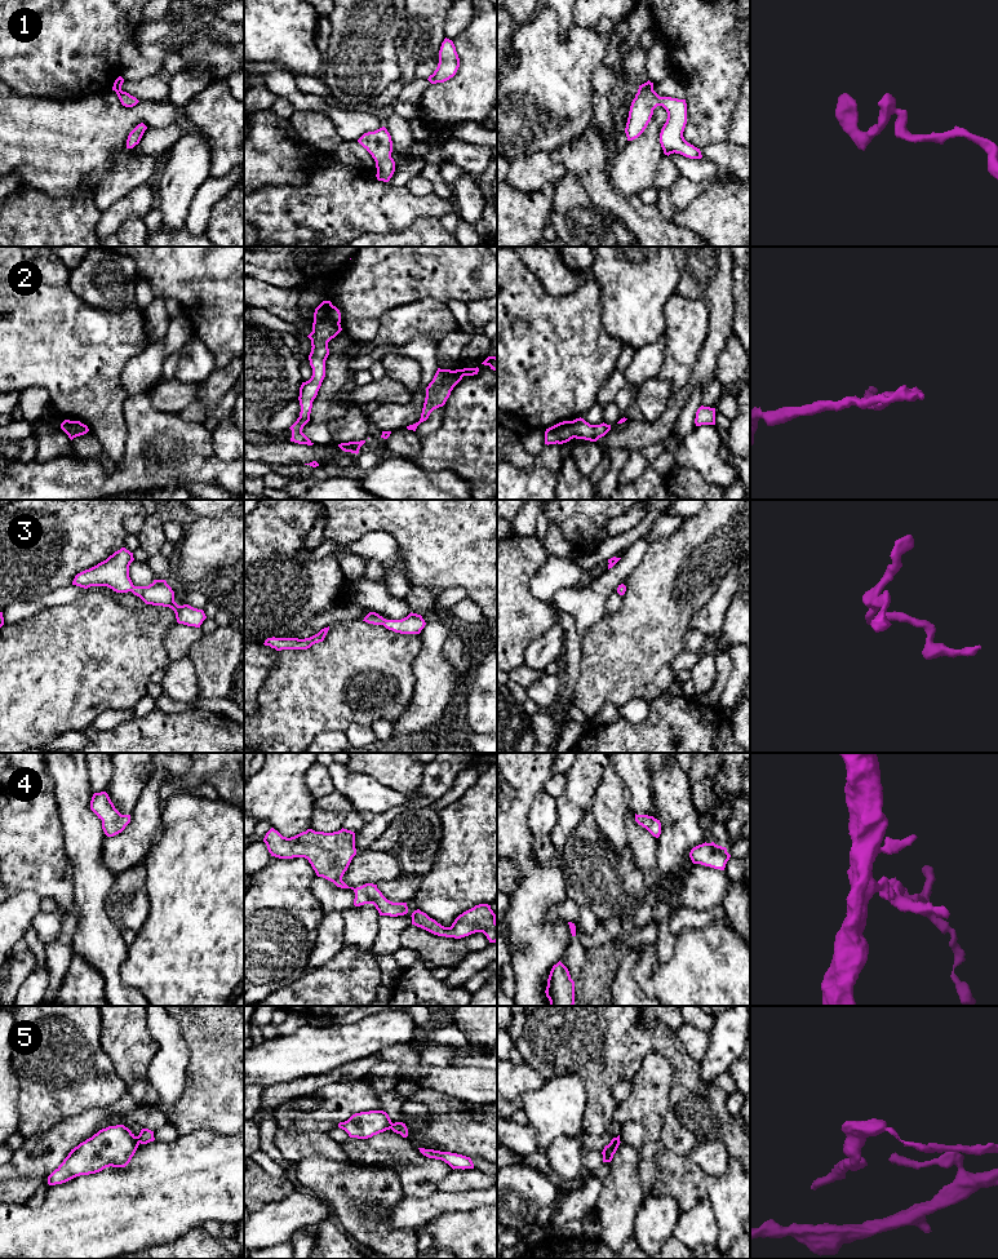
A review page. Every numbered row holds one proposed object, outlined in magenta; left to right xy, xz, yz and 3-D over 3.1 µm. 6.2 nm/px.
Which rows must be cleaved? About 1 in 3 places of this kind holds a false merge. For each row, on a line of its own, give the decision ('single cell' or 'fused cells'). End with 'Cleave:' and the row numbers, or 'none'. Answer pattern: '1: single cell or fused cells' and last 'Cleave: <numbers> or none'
1: single cell
2: single cell
3: single cell
4: single cell
5: fused cells
Cleave: 5

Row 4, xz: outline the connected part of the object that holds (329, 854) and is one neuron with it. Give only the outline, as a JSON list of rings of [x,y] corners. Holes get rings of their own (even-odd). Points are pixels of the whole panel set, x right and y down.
[[[271,828],[263,842],[271,856],[279,859],[305,857],[318,877],[333,882],[337,887],[351,888],[355,892],[354,905],[373,904],[380,916],[398,917],[408,913],[407,903],[392,903],[377,888],[377,885],[365,883],[360,887],[349,887],[342,877],[352,857],[356,855],[355,833],[341,829],[333,833],[307,829],[294,837],[283,837]]]

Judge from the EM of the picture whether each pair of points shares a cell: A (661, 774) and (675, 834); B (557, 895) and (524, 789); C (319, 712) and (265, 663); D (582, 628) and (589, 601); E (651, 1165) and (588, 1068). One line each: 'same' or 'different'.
A: same
B: same
C: different
D: same
E: different

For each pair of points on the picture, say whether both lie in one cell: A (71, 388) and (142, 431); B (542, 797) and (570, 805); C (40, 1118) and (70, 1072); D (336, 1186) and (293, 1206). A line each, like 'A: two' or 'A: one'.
A: two
B: two
C: one
D: two

